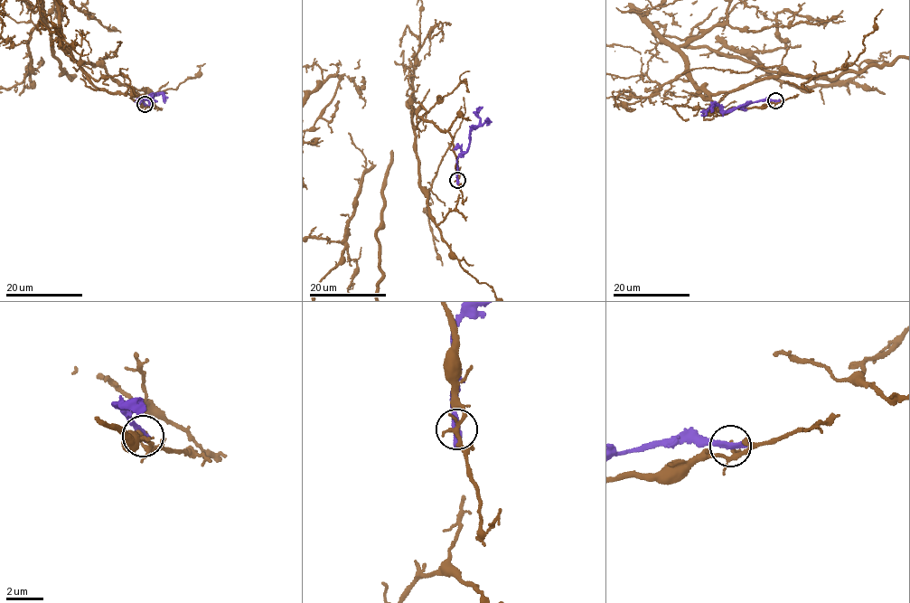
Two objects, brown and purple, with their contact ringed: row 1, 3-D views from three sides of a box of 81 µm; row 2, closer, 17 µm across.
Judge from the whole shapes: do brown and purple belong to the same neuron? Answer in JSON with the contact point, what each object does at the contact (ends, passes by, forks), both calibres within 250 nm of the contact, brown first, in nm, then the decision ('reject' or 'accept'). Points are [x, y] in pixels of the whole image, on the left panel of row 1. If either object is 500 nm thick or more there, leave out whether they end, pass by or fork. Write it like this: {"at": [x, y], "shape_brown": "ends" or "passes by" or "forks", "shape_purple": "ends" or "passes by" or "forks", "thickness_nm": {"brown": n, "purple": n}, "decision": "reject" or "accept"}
{"at": [145, 104], "shape_brown": "ends", "shape_purple": "ends", "thickness_nm": {"brown": 140, "purple": 400}, "decision": "reject"}

